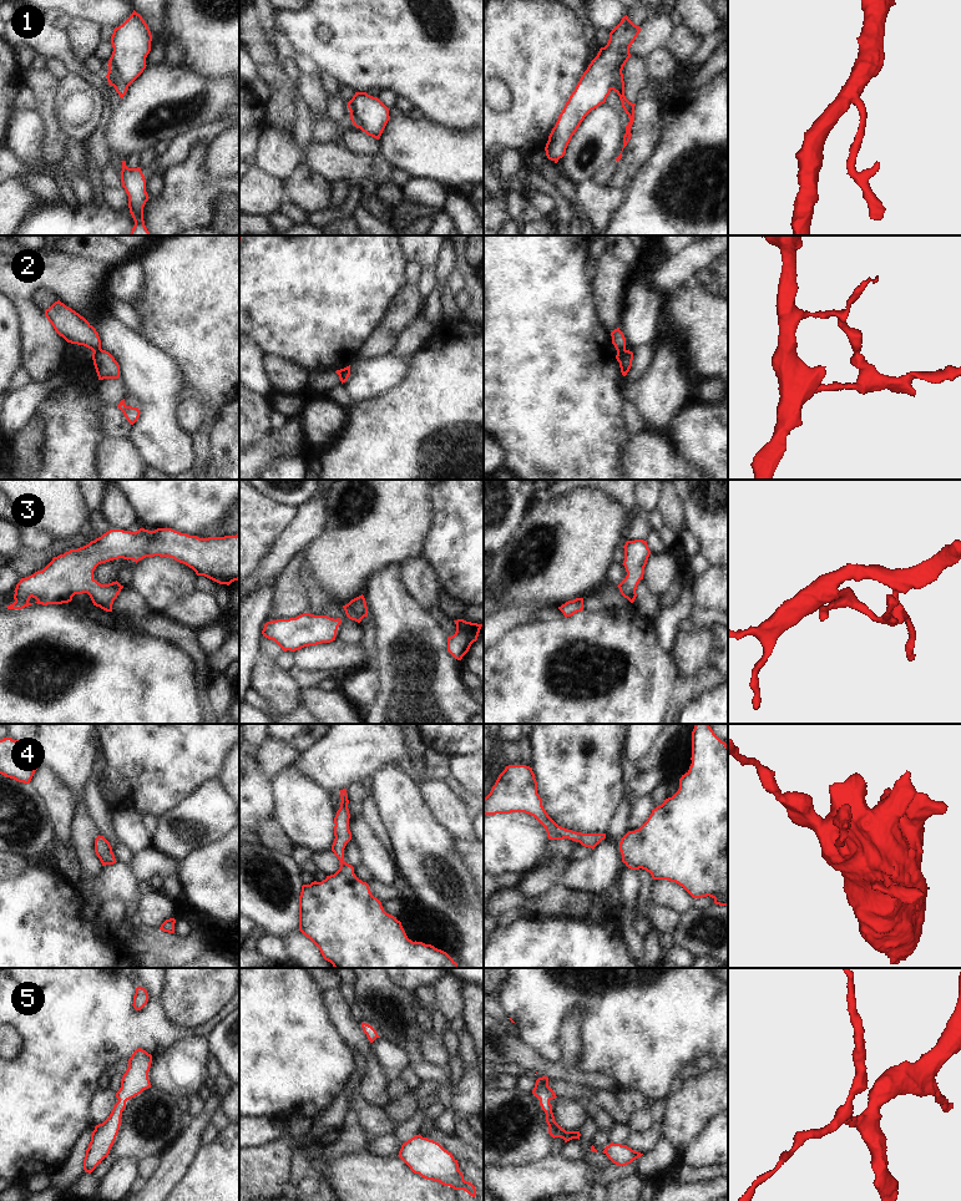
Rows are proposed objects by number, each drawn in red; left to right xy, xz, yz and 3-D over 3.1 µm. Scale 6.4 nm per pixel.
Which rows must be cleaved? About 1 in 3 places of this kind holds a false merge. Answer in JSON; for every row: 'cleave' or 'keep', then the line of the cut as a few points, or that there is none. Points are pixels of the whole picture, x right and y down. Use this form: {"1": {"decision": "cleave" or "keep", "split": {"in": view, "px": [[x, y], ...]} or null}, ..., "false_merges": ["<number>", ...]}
{"1": {"decision": "cleave", "split": {"in": "xy", "px": [[109, 70], [112, 70], [127, 86]]}}, "2": {"decision": "cleave", "split": {"in": "yz", "px": [[625, 348], [617, 350]]}}, "3": {"decision": "keep", "split": null}, "4": {"decision": "keep", "split": null}, "5": {"decision": "keep", "split": null}, "false_merges": ["1", "2"]}

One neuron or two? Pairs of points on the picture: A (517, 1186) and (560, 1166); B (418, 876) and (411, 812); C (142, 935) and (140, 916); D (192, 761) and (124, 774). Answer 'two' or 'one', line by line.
A: one
B: one
C: two
D: one

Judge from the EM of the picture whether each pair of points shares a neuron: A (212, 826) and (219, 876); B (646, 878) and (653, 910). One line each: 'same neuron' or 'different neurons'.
A: different neurons
B: same neuron

